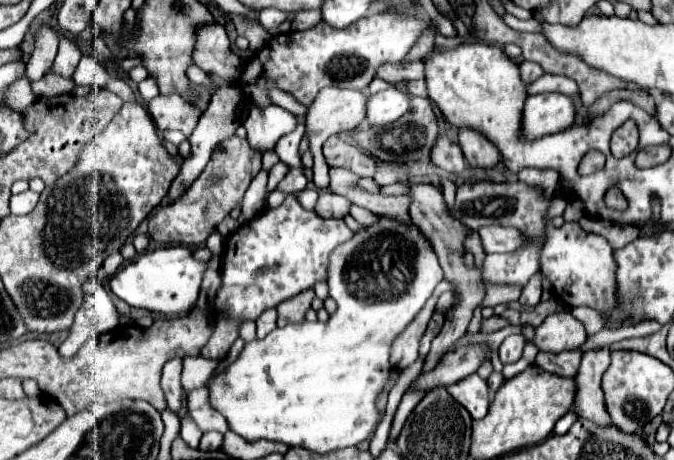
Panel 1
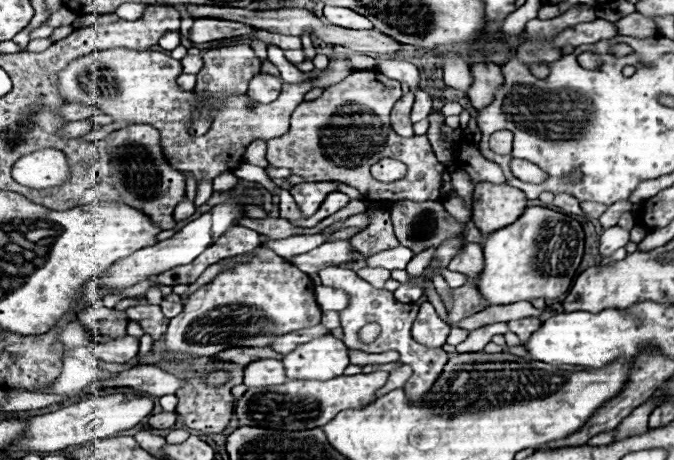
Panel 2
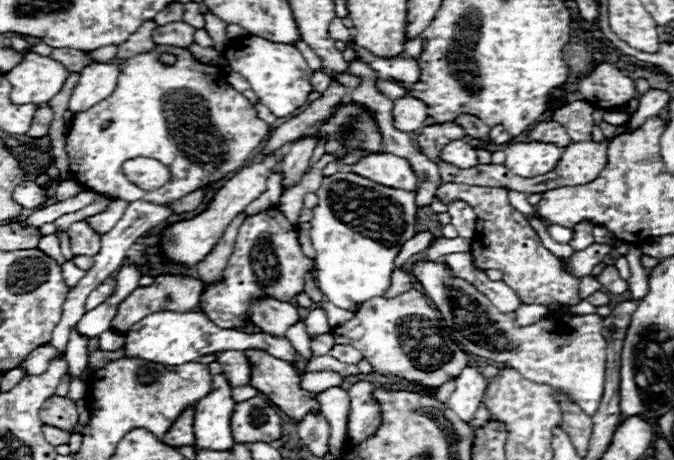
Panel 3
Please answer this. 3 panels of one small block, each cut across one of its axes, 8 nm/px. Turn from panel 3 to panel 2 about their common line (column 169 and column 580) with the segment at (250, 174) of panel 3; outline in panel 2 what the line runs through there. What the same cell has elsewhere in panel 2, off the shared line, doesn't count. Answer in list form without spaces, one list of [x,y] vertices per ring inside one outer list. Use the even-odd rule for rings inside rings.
[[[532,206],[512,224],[484,238],[484,270],[474,280],[488,306],[506,306],[522,300],[562,296],[580,266],[584,252],[584,230],[578,220],[560,212]]]

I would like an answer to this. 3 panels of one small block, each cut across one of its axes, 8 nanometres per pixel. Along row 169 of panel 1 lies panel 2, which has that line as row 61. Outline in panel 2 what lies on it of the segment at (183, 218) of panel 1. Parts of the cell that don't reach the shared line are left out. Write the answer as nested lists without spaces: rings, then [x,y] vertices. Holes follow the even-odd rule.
[[[248,44],[208,50],[204,56],[204,68],[196,74],[196,92],[200,94],[246,94],[248,82],[260,72],[260,58]]]

